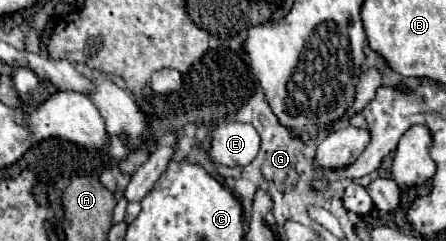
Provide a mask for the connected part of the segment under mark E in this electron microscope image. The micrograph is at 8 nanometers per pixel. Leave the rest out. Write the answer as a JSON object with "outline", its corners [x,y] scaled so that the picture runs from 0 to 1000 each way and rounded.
{"outline":[[[502,506],[480,539],[471,647],[502,689],[552,689],[583,622],[583,564],[565,515]]]}

